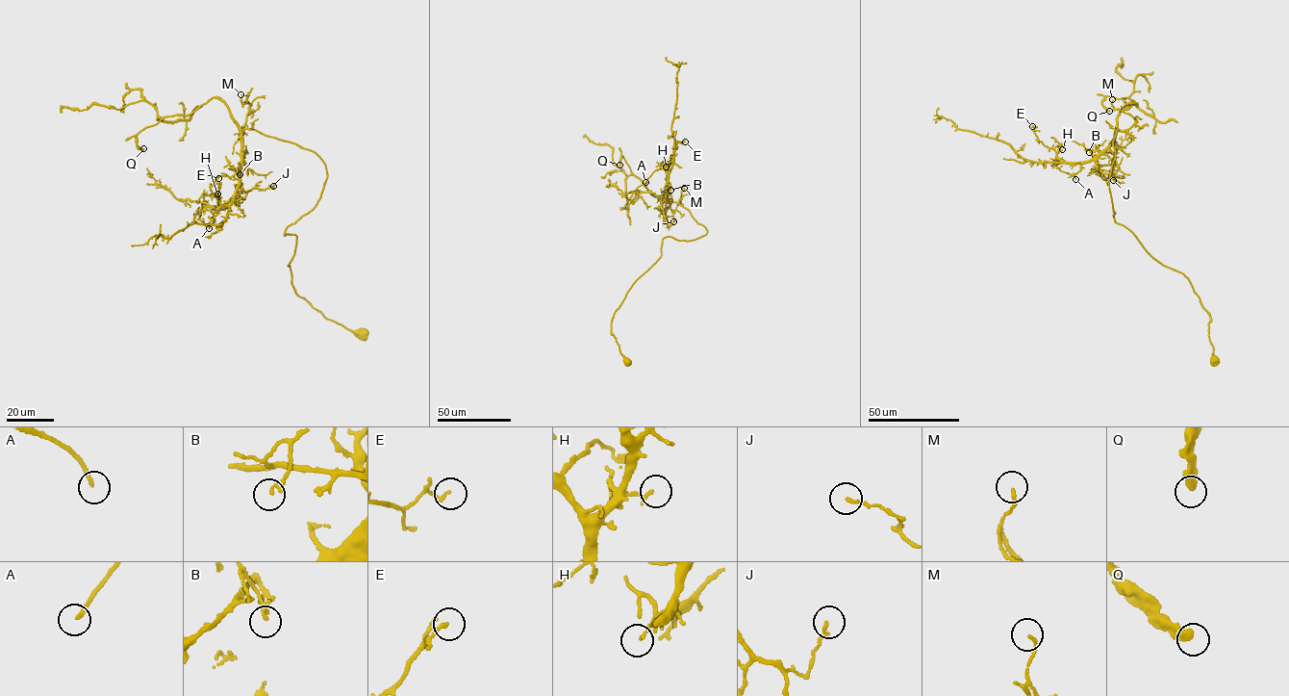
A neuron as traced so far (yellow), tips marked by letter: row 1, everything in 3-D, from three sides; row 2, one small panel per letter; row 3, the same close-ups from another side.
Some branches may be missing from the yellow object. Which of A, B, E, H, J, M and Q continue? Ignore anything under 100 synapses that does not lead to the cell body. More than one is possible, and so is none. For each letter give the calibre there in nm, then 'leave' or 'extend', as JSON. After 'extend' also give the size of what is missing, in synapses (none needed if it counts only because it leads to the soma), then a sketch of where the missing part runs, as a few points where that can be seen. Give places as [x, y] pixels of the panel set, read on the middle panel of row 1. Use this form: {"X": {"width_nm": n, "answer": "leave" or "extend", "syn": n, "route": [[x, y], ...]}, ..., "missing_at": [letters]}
{"A": {"width_nm": 180, "answer": "leave"}, "B": {"width_nm": 200, "answer": "leave"}, "E": {"width_nm": 160, "answer": "leave"}, "H": {"width_nm": 140, "answer": "leave"}, "J": {"width_nm": 130, "answer": "leave"}, "M": {"width_nm": 130, "answer": "leave"}, "Q": {"width_nm": 440, "answer": "leave"}, "missing_at": []}

